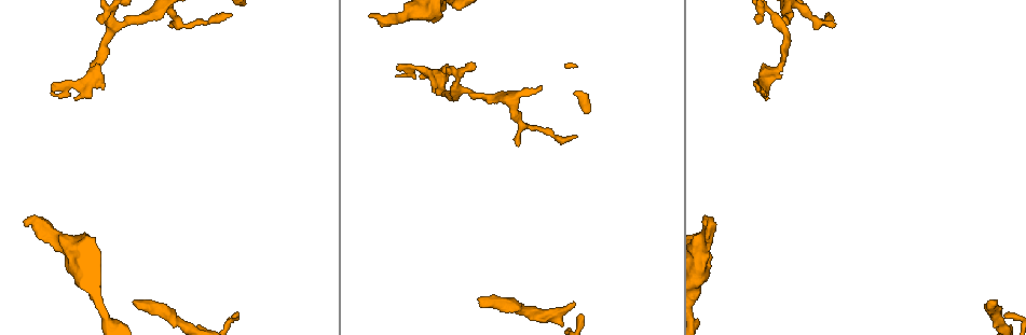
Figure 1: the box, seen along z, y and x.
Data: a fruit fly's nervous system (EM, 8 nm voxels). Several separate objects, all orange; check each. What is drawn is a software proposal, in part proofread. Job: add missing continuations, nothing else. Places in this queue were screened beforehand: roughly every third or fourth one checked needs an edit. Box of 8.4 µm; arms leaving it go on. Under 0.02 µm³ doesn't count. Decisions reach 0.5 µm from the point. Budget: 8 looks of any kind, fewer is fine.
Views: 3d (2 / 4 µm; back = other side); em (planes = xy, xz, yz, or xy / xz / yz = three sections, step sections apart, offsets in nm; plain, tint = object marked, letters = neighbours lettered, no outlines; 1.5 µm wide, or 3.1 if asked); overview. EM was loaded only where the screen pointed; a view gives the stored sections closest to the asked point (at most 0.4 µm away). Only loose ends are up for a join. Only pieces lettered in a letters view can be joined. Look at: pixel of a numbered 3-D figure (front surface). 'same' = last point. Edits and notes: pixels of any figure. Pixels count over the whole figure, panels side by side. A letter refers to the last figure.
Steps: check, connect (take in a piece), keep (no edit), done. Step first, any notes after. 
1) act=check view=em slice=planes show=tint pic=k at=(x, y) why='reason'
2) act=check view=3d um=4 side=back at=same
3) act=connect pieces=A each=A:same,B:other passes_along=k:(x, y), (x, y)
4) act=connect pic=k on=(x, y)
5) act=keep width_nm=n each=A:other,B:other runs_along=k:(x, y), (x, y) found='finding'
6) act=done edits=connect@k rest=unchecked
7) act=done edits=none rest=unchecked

act=check view=em slice=planes show=letters pic=1 at=(134, 304) why='branch stops here'

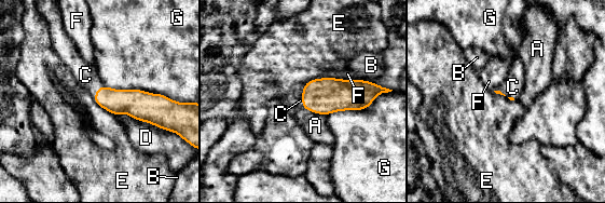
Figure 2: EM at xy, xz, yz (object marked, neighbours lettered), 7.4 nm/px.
act=connect pieces=C longest_contact=G:500nm each=A:other,B:other,C:same,D:other,E:other,F:other,G:other found='the neuron continues'

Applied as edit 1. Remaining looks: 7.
act=check view=3d um=4 side=back pic=1 at=(370, 13) why='free end'

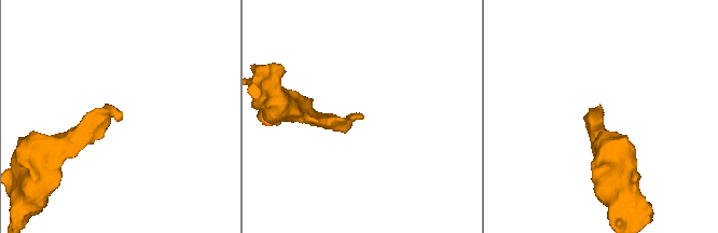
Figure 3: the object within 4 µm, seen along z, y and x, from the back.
act=check view=em slice=planes show=letters pic=3 at=(119, 117) why='now the EM'

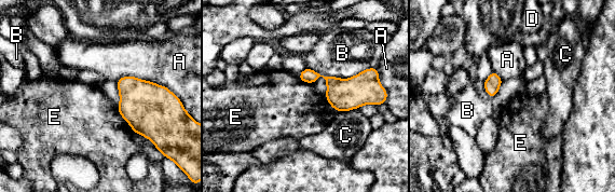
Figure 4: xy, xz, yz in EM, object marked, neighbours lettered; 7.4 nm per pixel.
act=keep each=A:other,B:other,C:other,D:other,E:other border=4:(117, 106), (131, 128), (154, 145) found='none of them fits'

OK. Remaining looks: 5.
act=check view=3d um=4 pic=1 at=(51, 94)

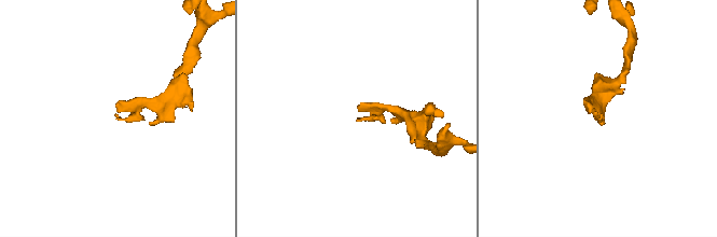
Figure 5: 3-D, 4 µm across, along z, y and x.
act=check view=em slice=xz step=8 show=plain pic=5 at=(115, 115) why='need the tissue'

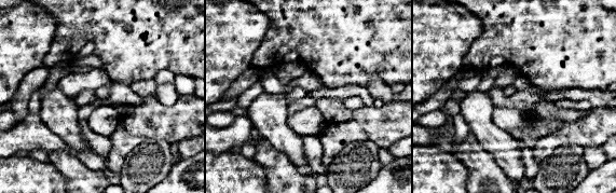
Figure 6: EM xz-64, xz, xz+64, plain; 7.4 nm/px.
act=check view=em slice=xz step=8 show=letters at=same

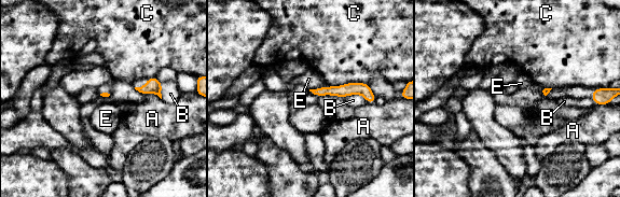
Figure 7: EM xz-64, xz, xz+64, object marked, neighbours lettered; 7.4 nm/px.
act=keep each=A:other,B:other,C:other,E:other border=7:(344, 96), (361, 95), (368, 102) found='no lettered piece goes on from it'

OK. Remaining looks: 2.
act=done edits=connect@2 rest=unchecked

